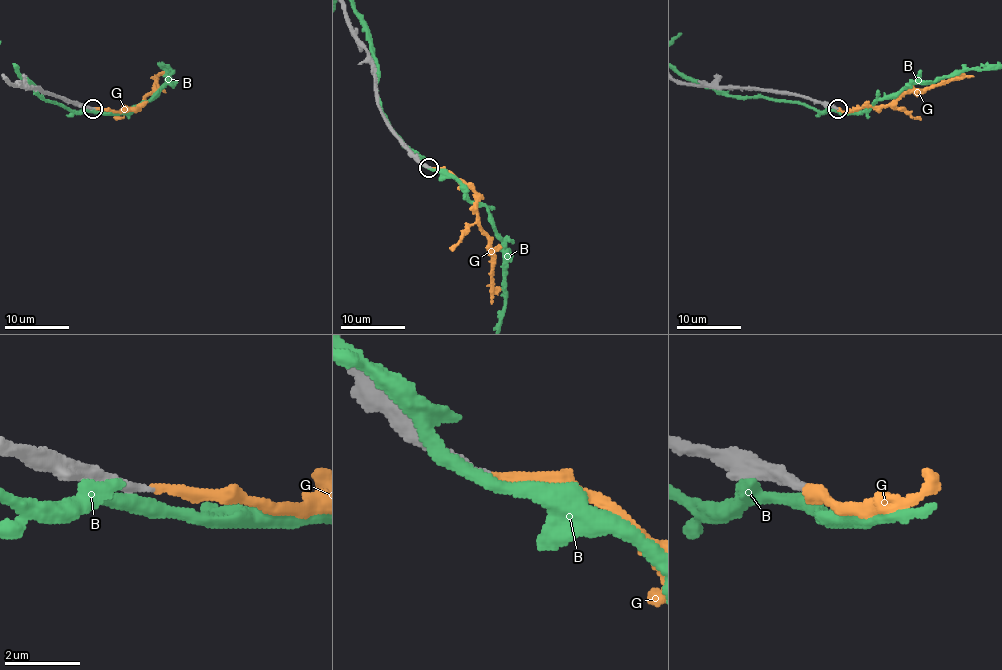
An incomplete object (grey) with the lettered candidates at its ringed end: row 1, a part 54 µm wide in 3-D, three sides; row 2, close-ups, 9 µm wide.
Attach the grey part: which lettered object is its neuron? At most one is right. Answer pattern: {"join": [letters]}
{"join": []}

